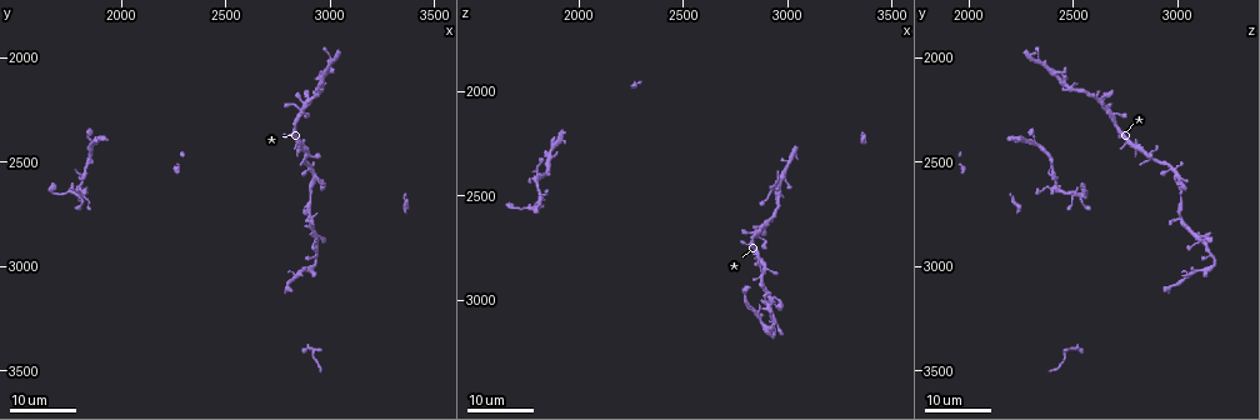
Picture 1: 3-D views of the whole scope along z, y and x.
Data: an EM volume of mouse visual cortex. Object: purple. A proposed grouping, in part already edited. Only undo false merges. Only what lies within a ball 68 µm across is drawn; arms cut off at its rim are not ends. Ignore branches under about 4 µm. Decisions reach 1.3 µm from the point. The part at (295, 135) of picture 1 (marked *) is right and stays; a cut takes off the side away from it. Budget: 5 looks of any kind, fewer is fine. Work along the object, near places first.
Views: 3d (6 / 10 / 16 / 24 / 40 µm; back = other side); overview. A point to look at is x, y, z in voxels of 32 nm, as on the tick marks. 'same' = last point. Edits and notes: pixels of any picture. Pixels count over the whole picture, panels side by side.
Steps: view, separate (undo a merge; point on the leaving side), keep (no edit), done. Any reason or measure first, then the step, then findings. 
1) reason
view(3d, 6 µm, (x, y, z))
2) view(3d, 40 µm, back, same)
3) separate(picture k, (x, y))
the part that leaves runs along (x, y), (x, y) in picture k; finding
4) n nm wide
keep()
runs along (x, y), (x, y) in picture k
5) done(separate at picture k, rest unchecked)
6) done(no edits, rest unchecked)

two arms in line, one across
view(3d, 24 µm, (2870, 2250, 2660))

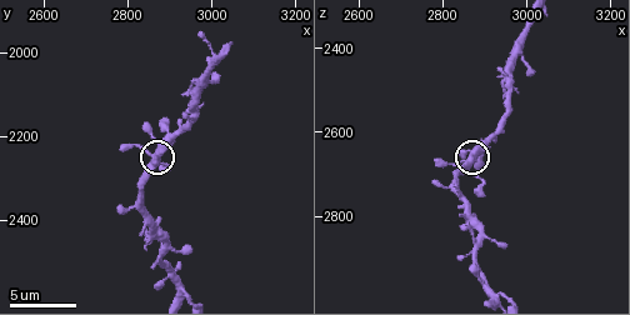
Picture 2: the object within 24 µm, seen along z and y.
zoom in
view(3d, 6 µm, (2865, 2250, 2660))

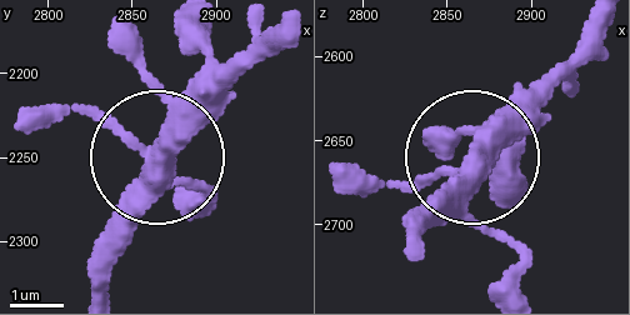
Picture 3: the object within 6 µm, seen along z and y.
380 nm wide
keep()
runs along (105, 291), (114, 211), (235, 81) in picture 3; one neuron here

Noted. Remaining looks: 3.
thin neck
view(3d, 16 µm, (2920, 3390, 2500))

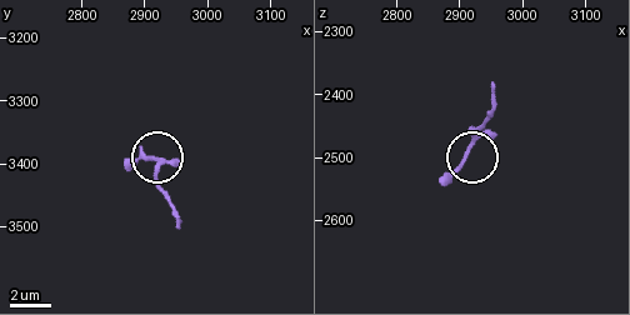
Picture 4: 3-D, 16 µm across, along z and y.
zoom in
view(3d, 6 µm, (2910, 3395, 2490))

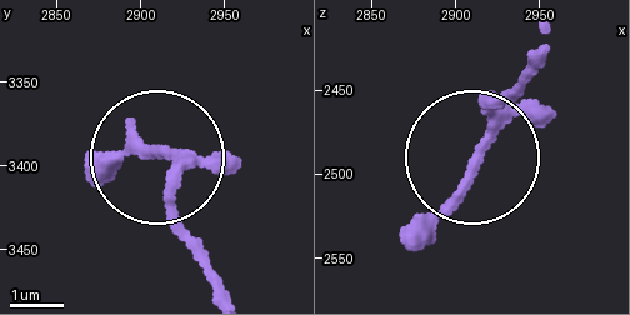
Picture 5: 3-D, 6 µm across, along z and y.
keep()
one neuron here

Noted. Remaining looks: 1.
done(no edits, rest unchecked)

